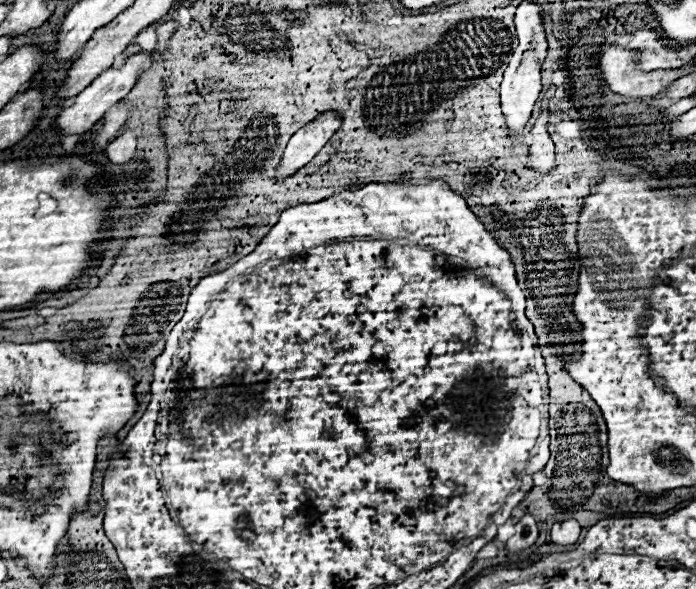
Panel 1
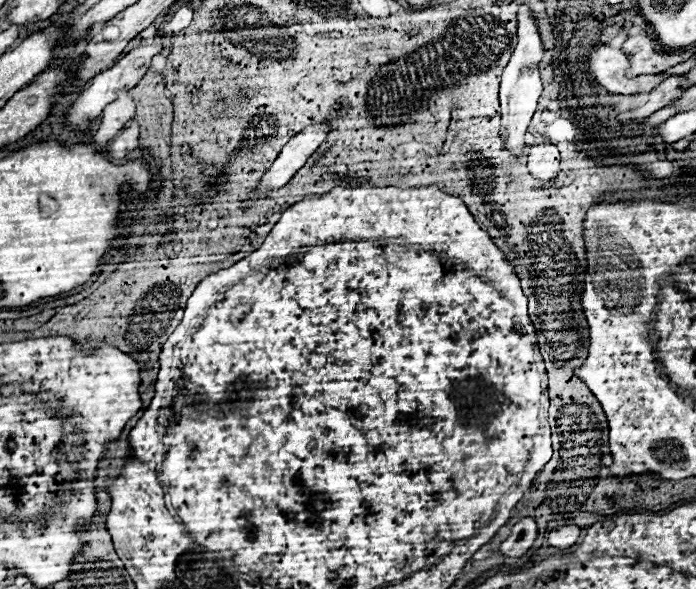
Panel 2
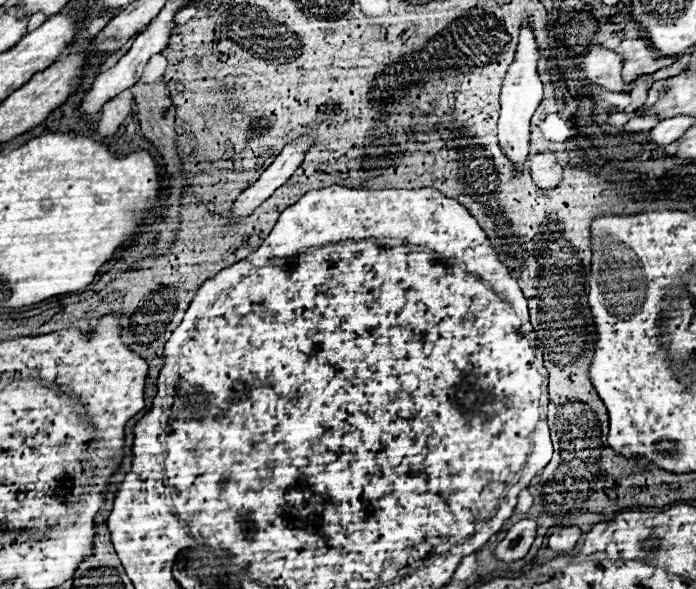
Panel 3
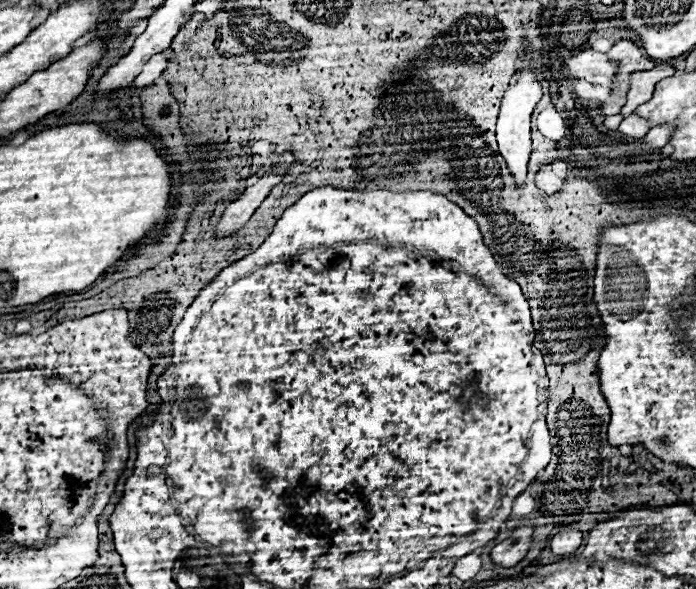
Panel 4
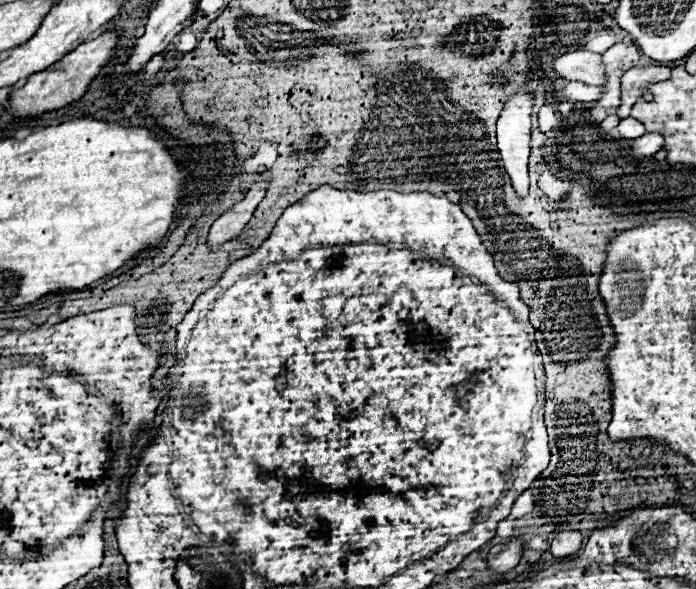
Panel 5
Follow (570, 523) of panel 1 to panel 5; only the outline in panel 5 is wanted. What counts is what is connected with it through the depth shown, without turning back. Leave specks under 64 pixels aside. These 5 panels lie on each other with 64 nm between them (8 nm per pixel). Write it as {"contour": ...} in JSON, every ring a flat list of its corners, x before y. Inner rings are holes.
{"contour":[[558,532,556,538,552,540,552,556,554,558,564,558,564,556,572,556,582,548,582,532]]}

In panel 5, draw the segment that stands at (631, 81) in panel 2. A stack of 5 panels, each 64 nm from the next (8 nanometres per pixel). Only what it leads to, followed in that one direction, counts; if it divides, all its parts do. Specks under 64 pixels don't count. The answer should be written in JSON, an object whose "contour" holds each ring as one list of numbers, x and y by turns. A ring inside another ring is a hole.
{"contour":[[588,50,562,54,552,62,552,68,564,80,578,80,596,86,604,84,604,66,600,54,592,54]]}

